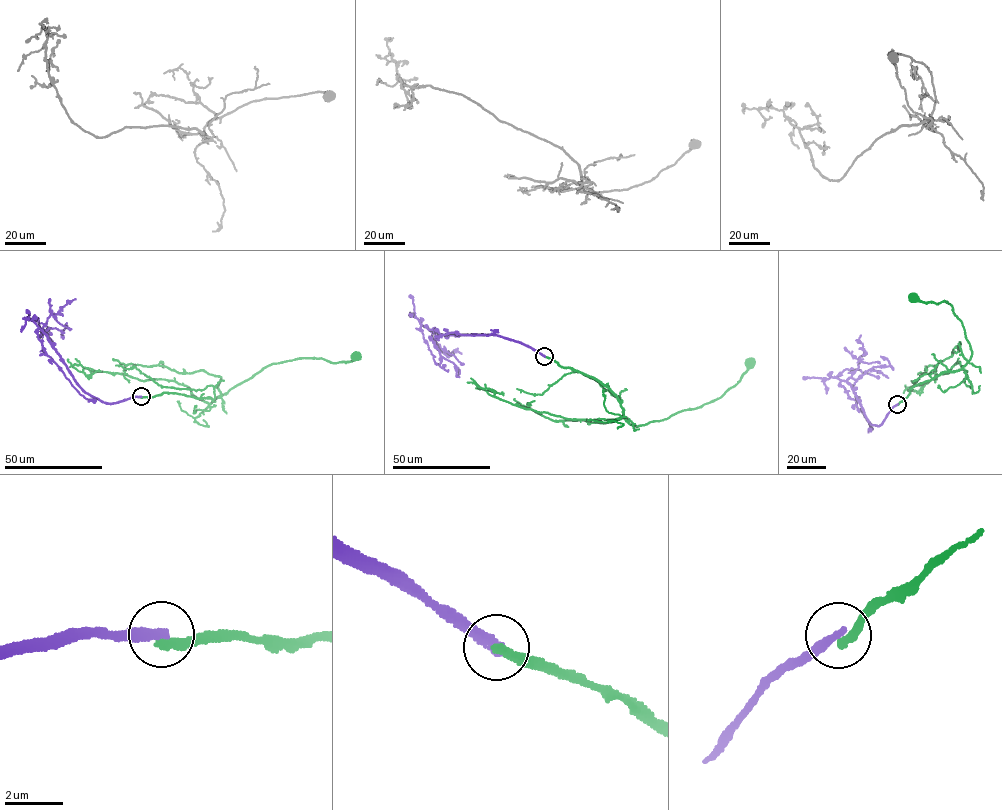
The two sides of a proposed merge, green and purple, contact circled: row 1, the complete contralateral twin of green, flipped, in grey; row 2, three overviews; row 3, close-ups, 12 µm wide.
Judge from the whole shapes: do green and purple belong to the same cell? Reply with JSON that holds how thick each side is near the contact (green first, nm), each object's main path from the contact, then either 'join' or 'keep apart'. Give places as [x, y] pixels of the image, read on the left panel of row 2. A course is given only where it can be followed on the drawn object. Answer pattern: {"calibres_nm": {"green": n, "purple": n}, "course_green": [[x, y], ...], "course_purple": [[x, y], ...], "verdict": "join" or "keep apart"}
{"calibres_nm": {"green": 300, "purple": 320}, "course_green": [[141, 397], [168, 393], [211, 398], [213, 401], [269, 365], [308, 357], [334, 363], [352, 360], [356, 356]], "course_purple": [[141, 396], [111, 403], [90, 396], [38, 328], [38, 339], [47, 355], [80, 394], [91, 400], [88, 402]], "verdict": "keep apart"}

